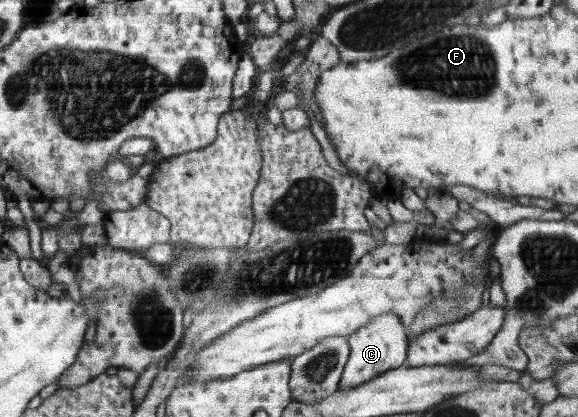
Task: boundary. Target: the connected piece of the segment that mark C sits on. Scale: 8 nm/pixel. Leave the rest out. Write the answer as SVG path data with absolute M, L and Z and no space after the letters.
M380 314L349 338L351 355L343 372L339 390L361 386L385 372L405 366L409 354L408 329L398 314Z

